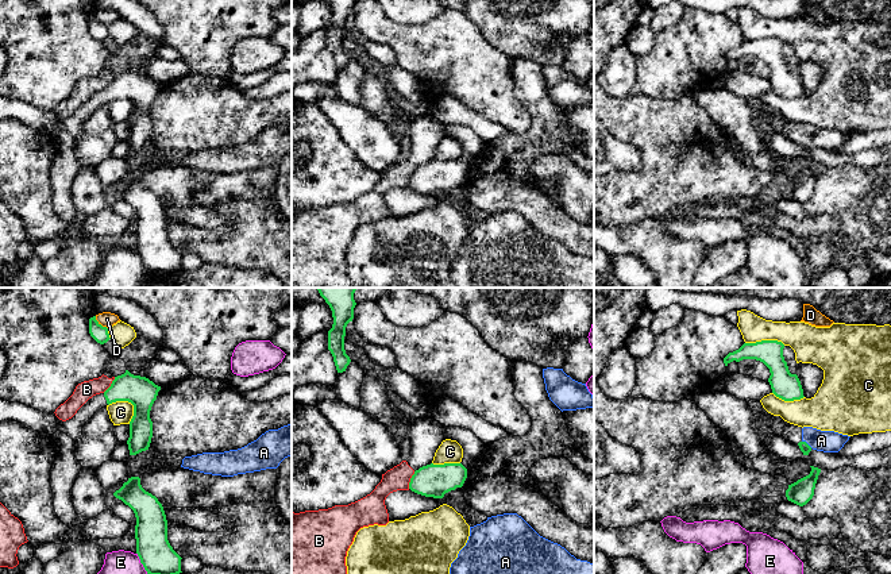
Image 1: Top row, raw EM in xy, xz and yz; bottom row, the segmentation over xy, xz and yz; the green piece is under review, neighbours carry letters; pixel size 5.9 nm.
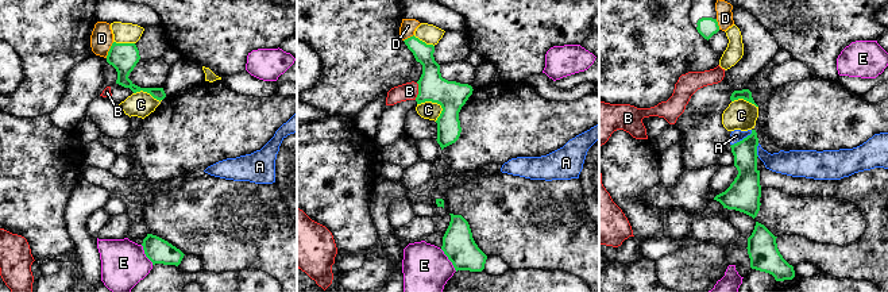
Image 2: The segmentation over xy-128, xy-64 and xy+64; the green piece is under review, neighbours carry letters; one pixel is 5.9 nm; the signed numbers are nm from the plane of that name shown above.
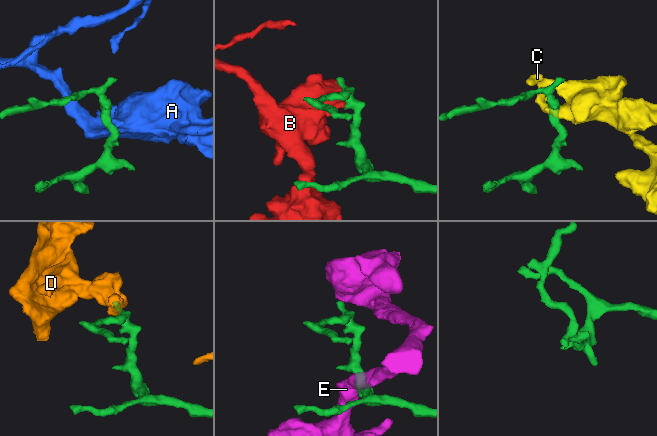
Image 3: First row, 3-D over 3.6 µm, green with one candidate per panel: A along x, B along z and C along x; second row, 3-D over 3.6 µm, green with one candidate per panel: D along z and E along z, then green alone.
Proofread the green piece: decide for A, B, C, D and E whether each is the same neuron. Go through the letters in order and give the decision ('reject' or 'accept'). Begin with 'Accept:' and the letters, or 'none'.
Accept: none
A: reject
B: reject
C: reject
D: reject
E: reject

